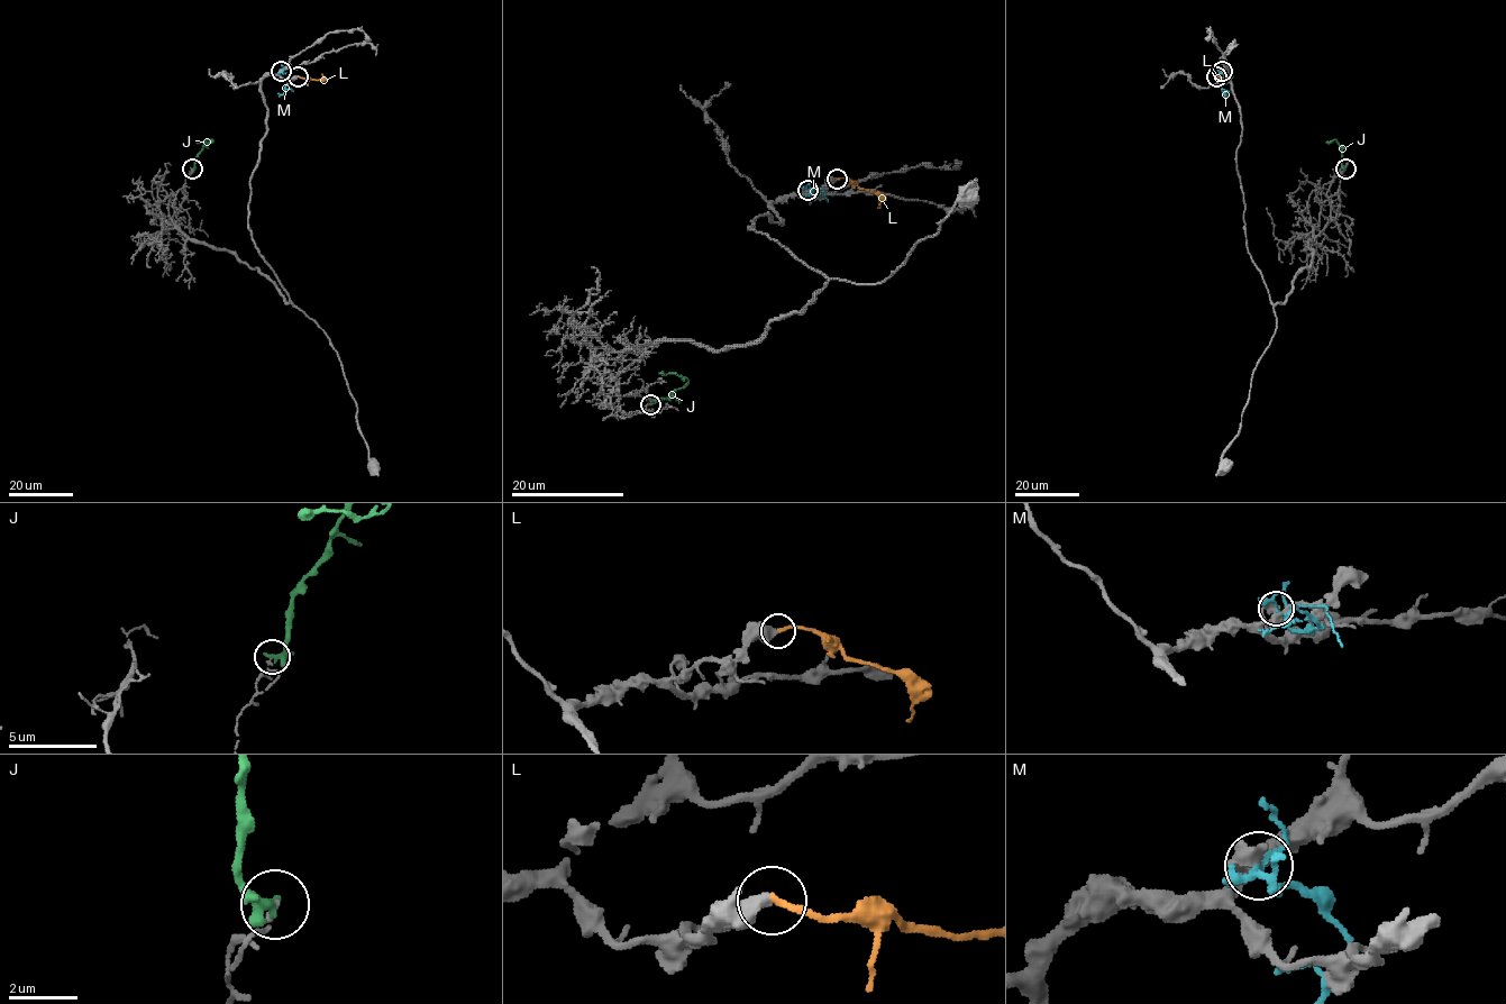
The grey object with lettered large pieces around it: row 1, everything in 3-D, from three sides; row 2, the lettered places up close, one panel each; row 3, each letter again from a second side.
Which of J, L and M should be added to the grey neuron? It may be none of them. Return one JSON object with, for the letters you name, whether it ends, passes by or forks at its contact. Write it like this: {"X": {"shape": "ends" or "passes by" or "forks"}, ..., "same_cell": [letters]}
{"L": {"shape": "ends"}, "same_cell": ["L"]}

